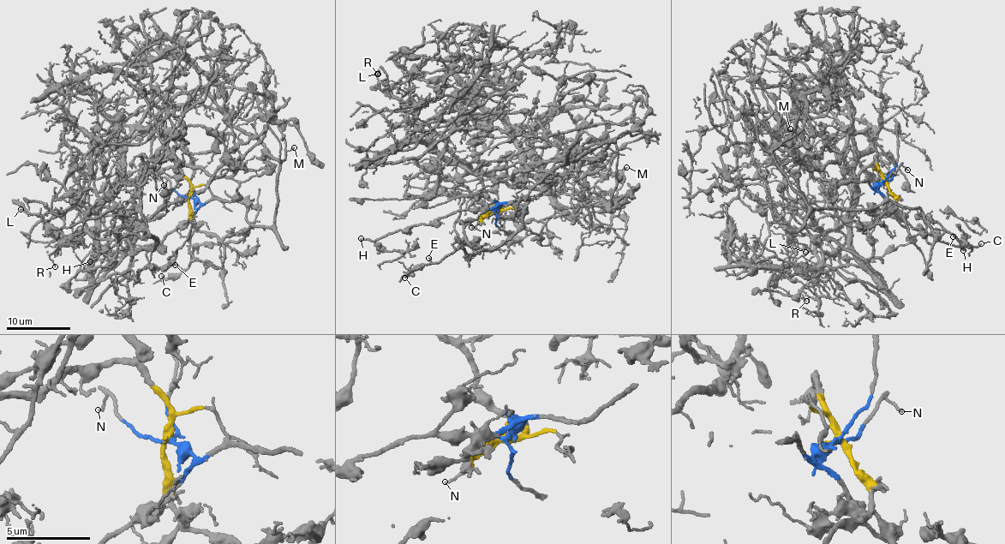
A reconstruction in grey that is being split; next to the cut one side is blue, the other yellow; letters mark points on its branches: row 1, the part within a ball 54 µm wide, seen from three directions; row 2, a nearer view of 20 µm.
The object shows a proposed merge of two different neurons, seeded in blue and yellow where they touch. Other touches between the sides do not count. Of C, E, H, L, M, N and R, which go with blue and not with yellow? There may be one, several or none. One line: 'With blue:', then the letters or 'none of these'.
With blue: C, E, H, M, N

